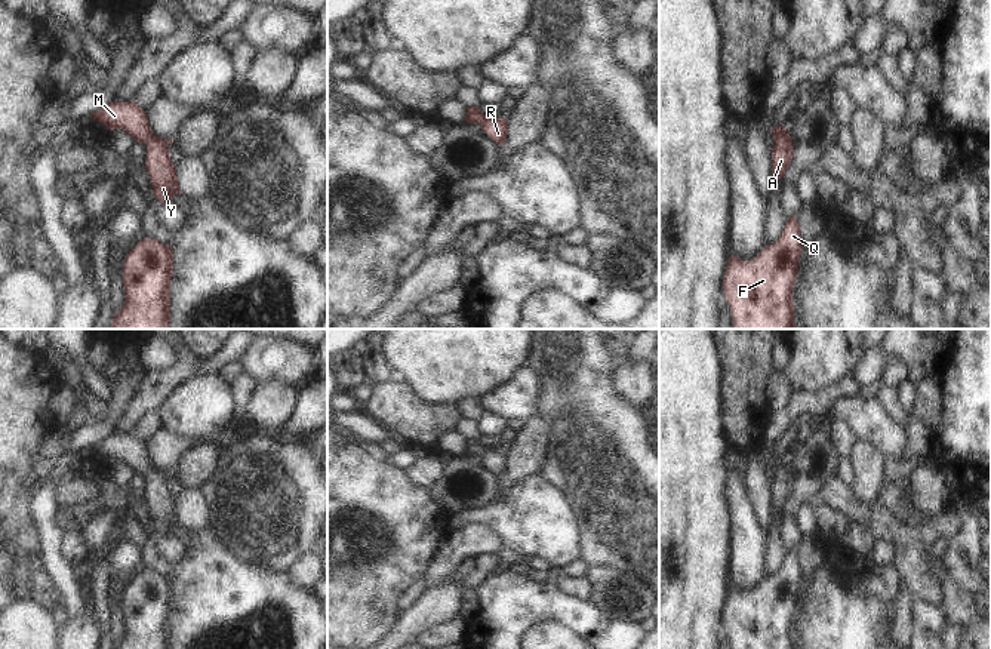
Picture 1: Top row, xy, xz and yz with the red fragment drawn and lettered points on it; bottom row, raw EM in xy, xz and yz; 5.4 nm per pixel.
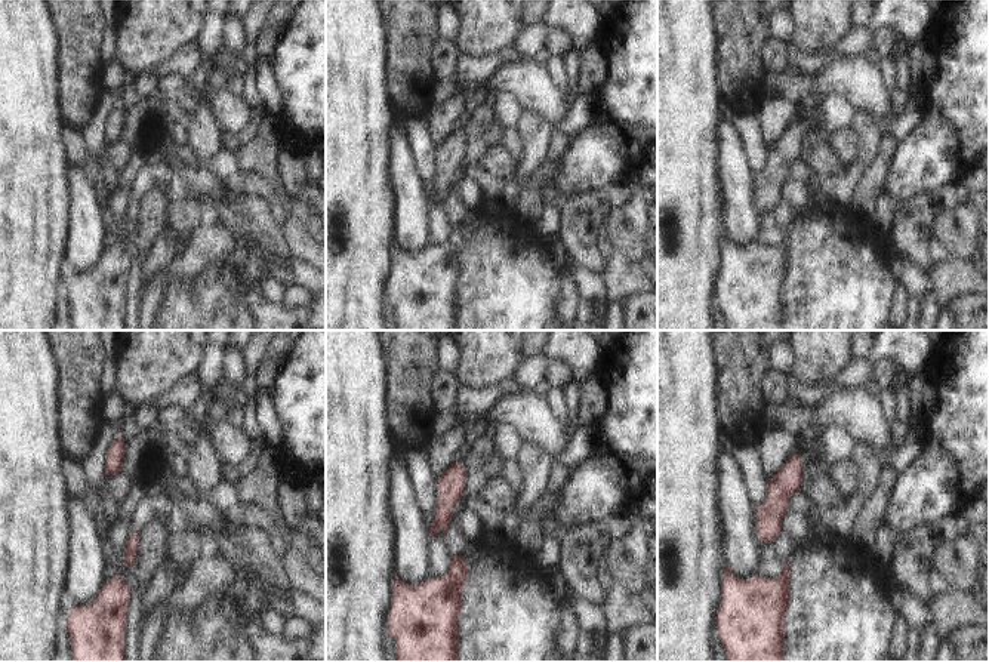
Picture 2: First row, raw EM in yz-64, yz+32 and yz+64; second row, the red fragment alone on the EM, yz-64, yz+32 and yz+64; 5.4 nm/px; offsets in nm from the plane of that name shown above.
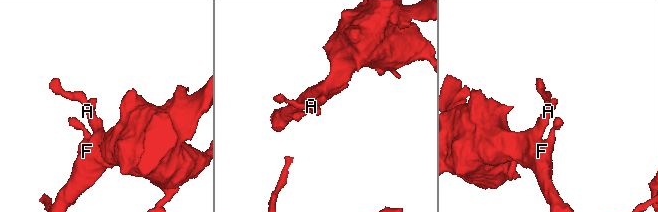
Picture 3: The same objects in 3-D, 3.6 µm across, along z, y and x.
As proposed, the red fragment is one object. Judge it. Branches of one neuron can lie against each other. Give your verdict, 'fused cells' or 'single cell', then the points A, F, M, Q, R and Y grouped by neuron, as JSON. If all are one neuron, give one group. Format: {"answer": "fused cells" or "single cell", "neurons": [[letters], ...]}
{"answer": "single cell", "neurons": [["A", "F", "M", "Q", "R", "Y"]]}

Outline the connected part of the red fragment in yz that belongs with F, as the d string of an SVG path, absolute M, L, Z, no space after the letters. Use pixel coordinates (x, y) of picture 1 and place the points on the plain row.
M797 547L790 550L781 570L767 576L753 593L730 587L724 603L724 631L733 649L794 649L793 624L798 609L803 573Z

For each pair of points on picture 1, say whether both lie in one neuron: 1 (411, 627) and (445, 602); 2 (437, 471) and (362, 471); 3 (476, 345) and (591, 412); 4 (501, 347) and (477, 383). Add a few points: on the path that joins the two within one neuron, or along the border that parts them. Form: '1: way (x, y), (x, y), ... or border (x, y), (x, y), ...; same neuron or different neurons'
1: way (419, 618), (436, 605); same neuron
2: border (406, 470), (418, 485), (430, 491); different neurons
3: border (535, 344), (525, 365); different neurons
4: way (492, 356), (477, 374); same neuron

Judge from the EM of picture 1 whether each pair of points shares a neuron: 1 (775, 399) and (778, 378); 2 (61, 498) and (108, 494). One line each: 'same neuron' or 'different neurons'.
1: same neuron
2: different neurons

